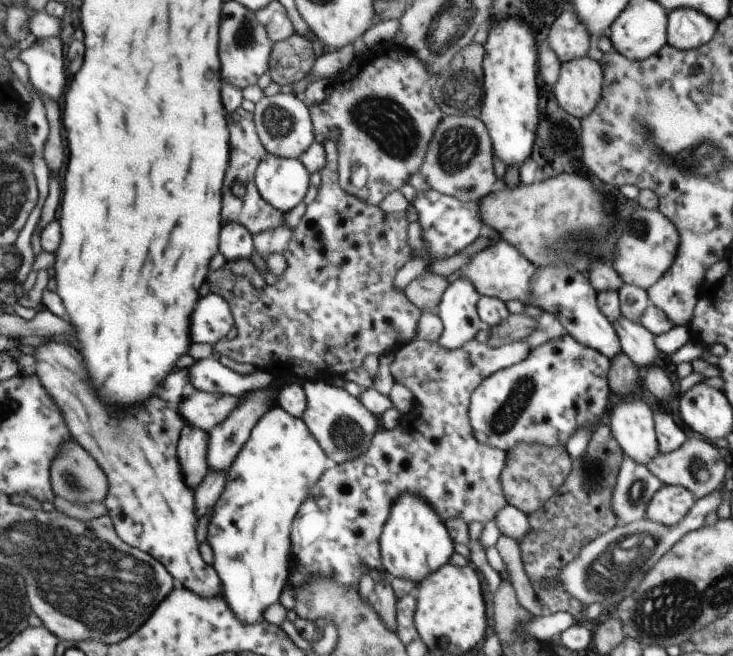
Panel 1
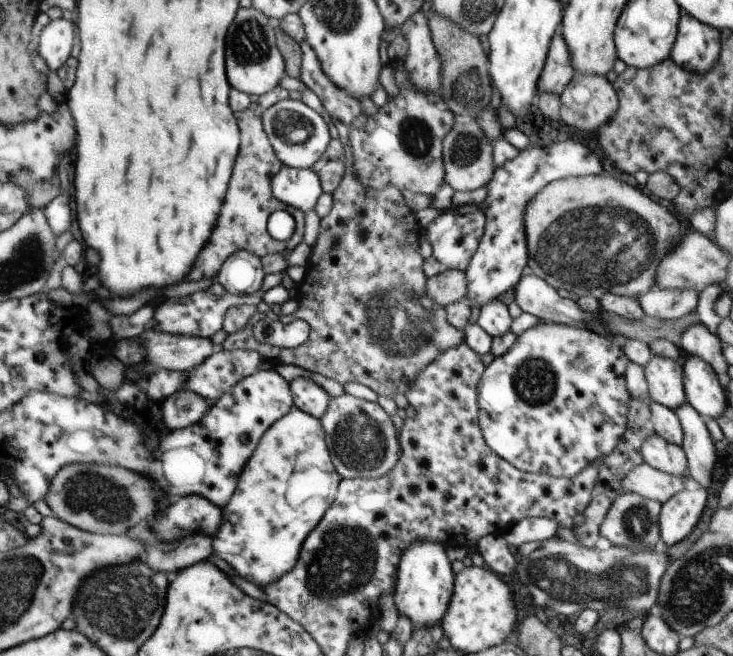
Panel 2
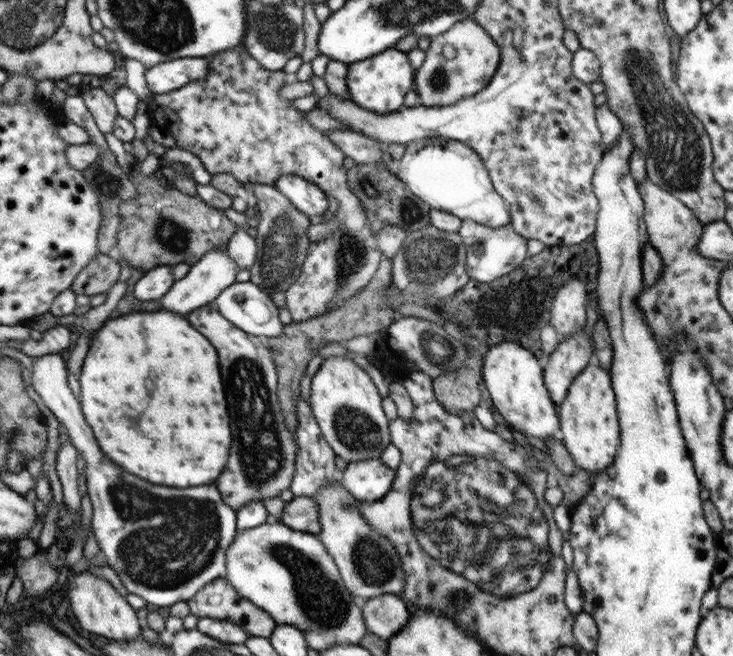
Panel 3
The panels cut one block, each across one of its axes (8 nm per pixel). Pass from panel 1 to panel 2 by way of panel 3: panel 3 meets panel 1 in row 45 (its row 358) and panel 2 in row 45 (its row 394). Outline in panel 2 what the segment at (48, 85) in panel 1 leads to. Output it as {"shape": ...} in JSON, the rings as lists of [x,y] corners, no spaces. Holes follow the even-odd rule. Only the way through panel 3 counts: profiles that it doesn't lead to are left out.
{"shape":[[[63,18],[51,20],[40,34],[36,51],[46,61],[49,70],[56,71],[70,58],[76,36],[74,25]]]}

